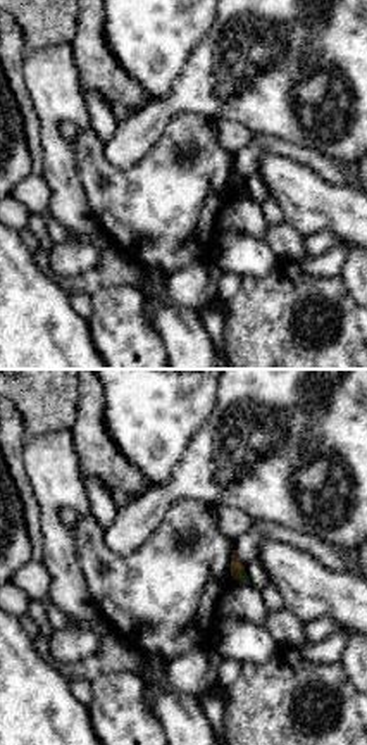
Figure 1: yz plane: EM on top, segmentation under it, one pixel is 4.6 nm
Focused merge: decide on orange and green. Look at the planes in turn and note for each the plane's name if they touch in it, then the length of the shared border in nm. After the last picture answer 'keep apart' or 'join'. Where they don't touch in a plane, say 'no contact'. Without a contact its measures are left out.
yz | 60 nm

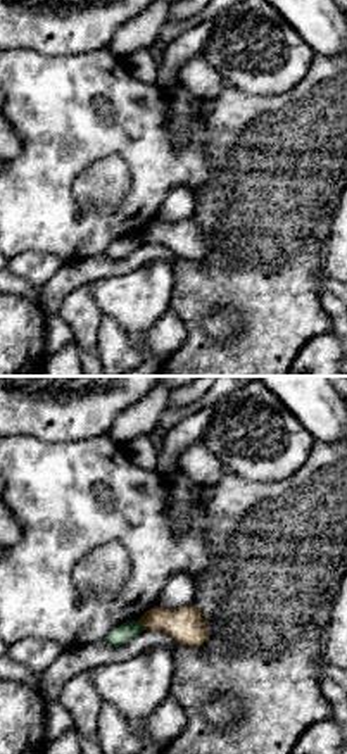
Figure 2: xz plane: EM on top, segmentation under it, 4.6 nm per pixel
xz | 50 nm

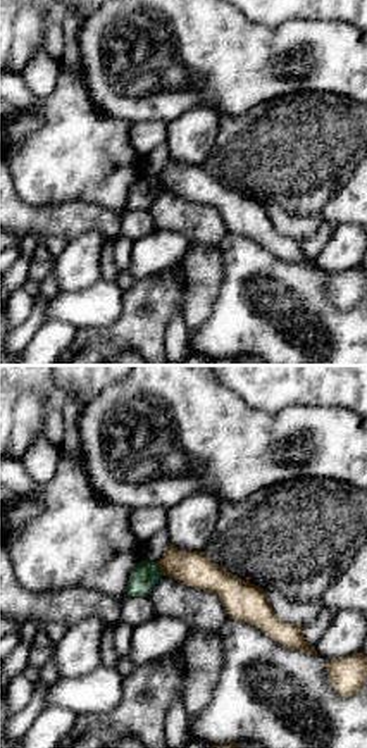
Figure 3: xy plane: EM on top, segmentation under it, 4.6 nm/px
xy | 70 nm

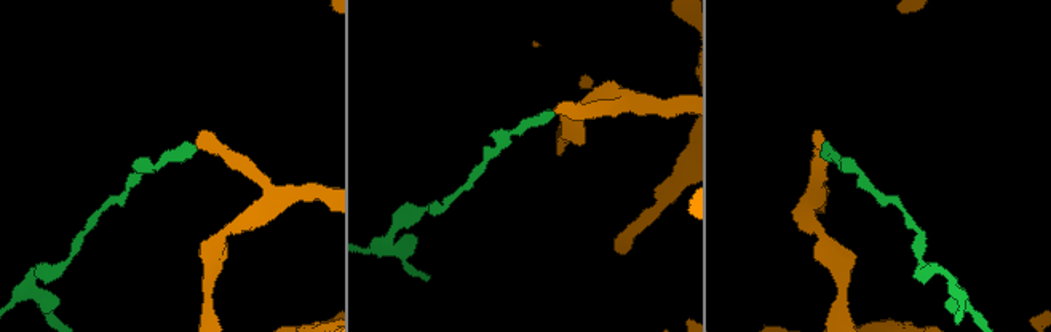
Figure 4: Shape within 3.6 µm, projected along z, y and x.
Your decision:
keep apart

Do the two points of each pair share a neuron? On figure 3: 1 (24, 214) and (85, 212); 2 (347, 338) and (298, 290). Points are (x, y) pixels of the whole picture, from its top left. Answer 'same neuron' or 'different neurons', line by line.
1: same neuron
2: same neuron

